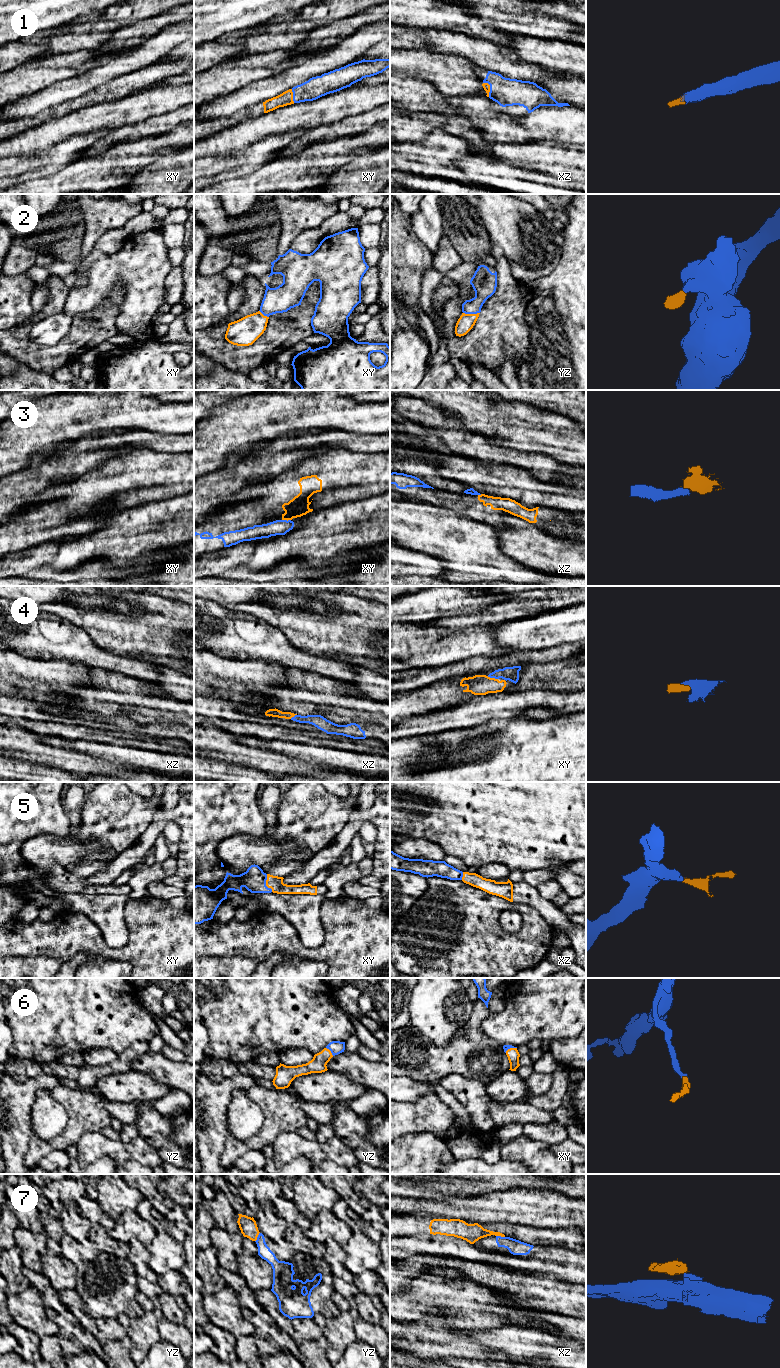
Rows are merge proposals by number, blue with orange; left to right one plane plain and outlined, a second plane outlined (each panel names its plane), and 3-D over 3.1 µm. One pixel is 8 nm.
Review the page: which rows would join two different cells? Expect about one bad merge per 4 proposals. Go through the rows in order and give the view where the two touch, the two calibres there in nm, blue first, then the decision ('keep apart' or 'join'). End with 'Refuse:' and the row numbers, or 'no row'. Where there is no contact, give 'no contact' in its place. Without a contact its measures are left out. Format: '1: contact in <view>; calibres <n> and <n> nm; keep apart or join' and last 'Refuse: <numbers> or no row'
1: contact in xz; calibres 220 and 60 nm; join
2: contact in yz; calibres 190 and 140 nm; join
3: contact in xy; calibres 130 and 160 nm; join
4: contact in xy; calibres 110 and 160 nm; join
5: contact in xy; calibres 190 and 110 nm; join
6: contact in yz; calibres 110 and 130 nm; join
7: contact in yz; calibres 100 and 140 nm; keep apart
Refuse: 7

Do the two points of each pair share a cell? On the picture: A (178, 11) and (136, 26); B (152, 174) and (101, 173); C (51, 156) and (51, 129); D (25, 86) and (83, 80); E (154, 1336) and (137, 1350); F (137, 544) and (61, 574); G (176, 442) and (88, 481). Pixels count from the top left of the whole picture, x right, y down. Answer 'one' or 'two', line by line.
A: one
B: two
C: two
D: two
E: one
F: two
G: two

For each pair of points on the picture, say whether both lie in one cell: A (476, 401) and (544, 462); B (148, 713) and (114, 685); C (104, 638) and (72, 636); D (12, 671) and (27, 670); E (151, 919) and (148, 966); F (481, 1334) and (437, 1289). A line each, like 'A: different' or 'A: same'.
A: different
B: same
C: different
D: same
E: same
F: different

